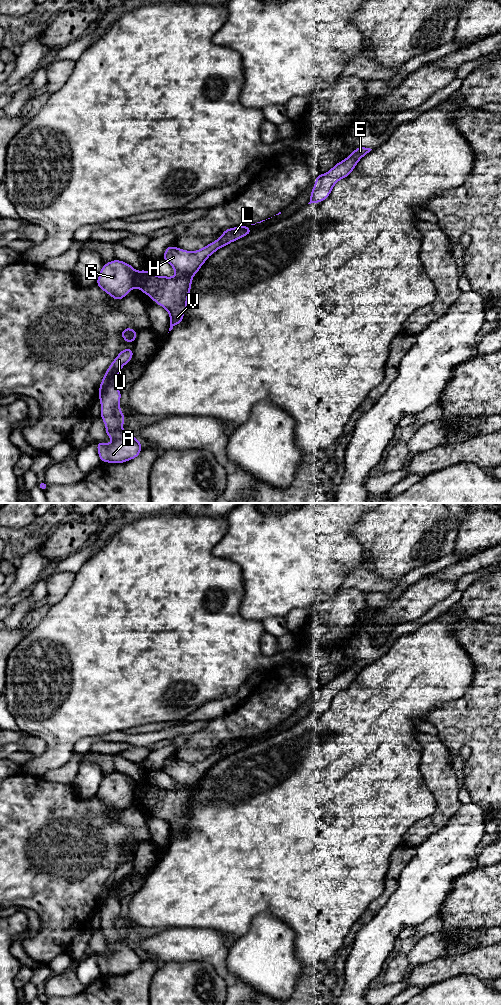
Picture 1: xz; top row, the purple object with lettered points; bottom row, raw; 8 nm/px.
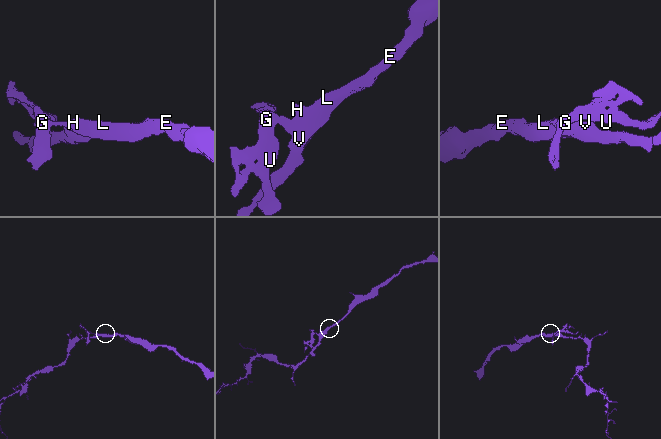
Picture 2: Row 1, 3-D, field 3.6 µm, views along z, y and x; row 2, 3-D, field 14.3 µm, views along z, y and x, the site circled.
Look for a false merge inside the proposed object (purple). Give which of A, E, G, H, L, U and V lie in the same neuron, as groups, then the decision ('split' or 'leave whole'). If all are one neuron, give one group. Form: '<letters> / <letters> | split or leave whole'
A G U / E H L V | split

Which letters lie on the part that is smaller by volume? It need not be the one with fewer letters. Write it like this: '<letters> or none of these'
A, G, U

